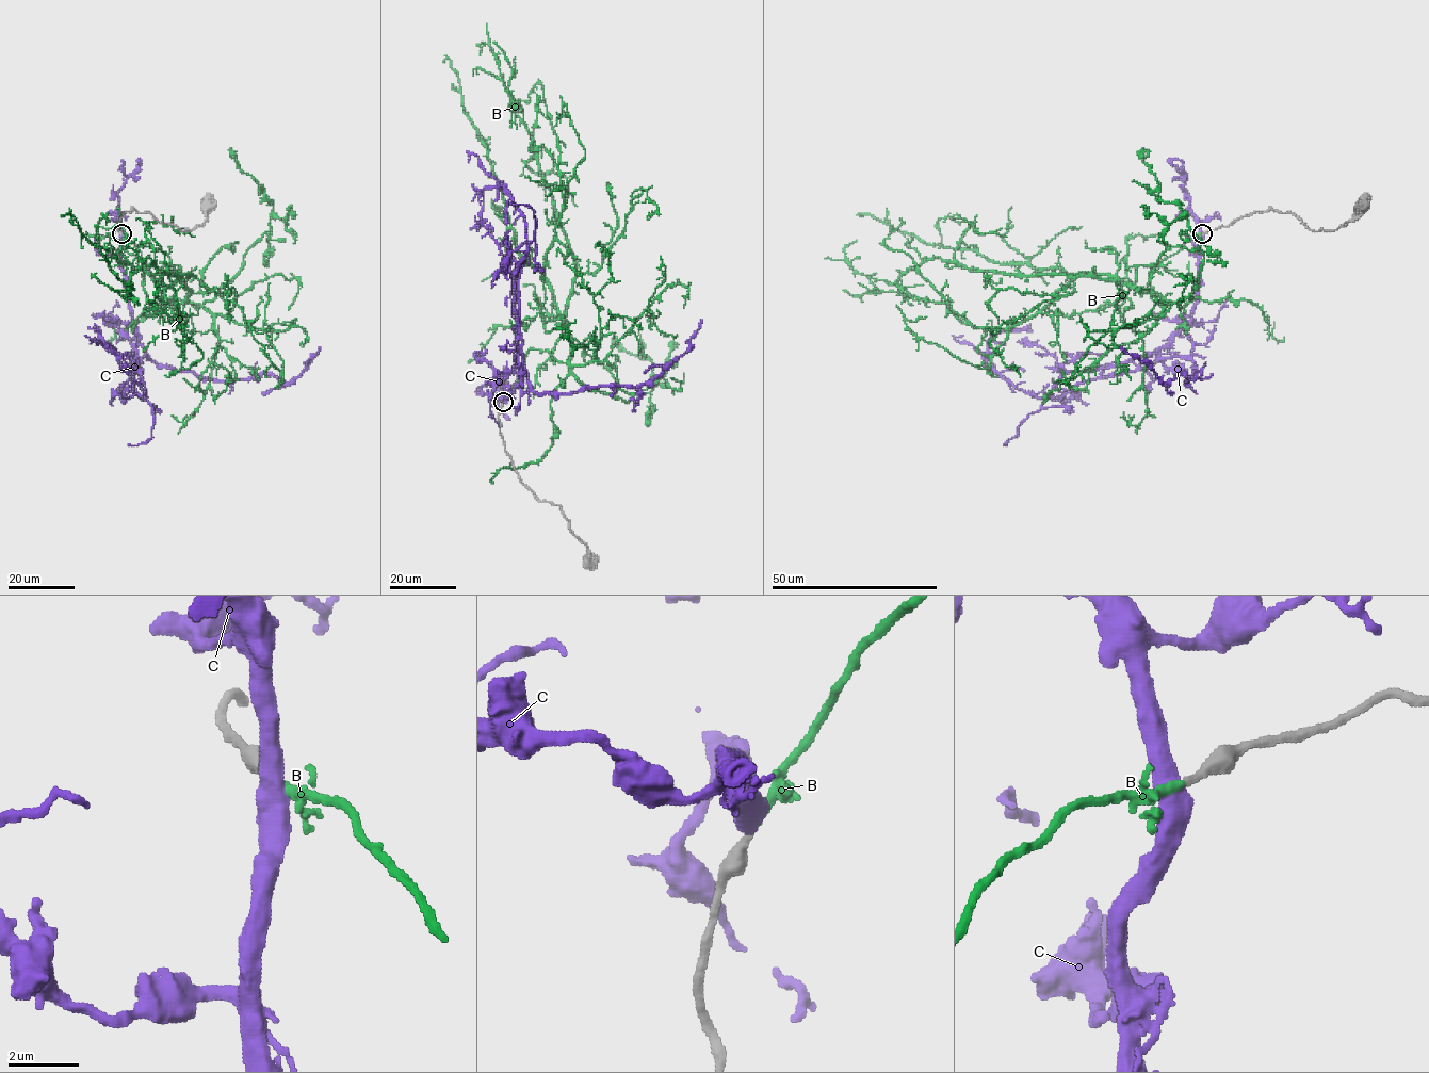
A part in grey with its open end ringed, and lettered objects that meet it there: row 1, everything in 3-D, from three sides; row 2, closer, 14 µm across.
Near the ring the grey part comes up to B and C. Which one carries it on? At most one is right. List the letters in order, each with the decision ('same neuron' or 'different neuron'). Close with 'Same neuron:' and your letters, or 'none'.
B: same neuron
C: different neuron
Same neuron: B

